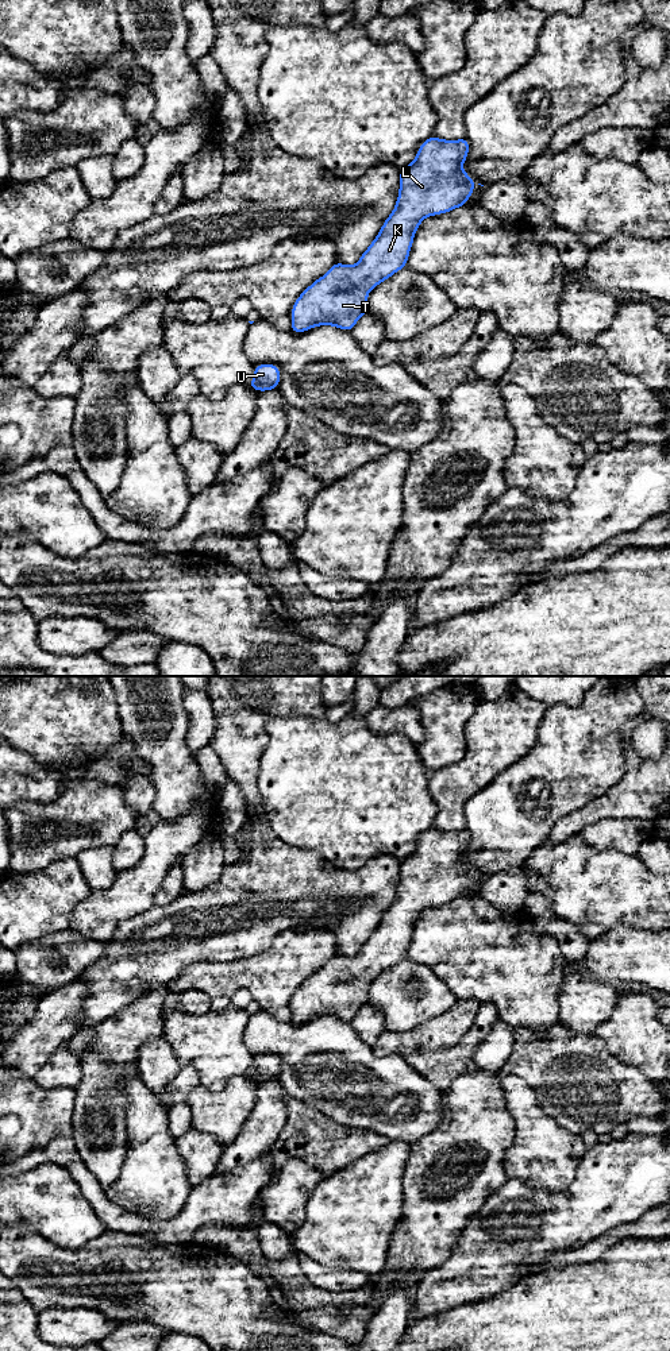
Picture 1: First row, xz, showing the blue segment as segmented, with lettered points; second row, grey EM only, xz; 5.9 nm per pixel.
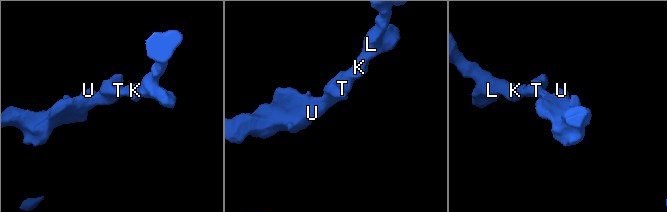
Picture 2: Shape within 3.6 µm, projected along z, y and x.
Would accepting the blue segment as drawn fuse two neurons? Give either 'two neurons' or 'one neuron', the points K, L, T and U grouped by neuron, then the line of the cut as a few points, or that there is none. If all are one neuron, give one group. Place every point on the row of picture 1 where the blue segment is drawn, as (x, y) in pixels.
one neuron; groups K L T U; cut none

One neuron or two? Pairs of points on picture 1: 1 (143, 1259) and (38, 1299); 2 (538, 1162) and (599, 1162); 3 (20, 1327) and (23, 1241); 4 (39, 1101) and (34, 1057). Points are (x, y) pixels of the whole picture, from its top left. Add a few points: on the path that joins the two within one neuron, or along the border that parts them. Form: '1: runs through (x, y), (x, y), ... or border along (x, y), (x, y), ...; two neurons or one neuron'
1: runs through (119, 1277), (65, 1278); one neuron
2: border along (586, 1149), (576, 1169), (574, 1178), (562, 1189); two neurons
3: border along (14, 1284), (37, 1311); two neurons
4: border along (14, 1069), (19, 1074), (31, 1077); two neurons

